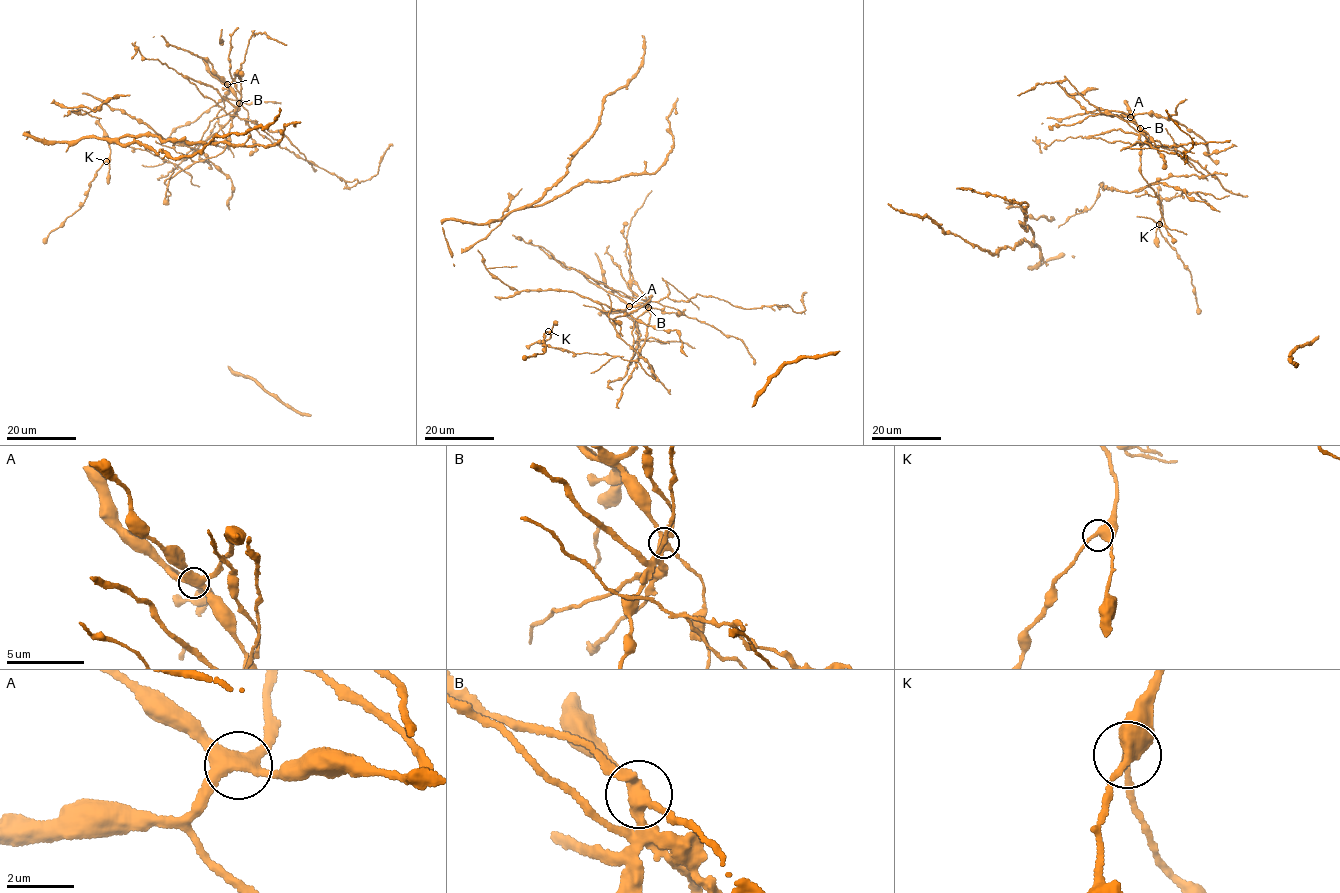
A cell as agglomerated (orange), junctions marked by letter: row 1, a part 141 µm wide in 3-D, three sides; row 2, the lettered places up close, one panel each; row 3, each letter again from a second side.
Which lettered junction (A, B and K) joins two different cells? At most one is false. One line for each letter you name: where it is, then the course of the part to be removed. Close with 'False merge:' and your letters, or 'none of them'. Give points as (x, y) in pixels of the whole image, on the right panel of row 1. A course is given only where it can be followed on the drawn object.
B: place (1140, 128); course (1140, 128), (1138, 134), (1115, 129), (1093, 136), (1135, 145), (1147, 141), (1182, 157), (1193, 143), (1166, 111)
False merge: B

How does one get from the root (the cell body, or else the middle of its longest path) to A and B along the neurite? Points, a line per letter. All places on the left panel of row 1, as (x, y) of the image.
A: (161, 137), (175, 141), (175, 150), (192, 161), (220, 154), (229, 144), (232, 115), (237, 105), (227, 84)
B: (161, 137), (175, 141), (175, 150), (192, 161), (216, 156), (229, 144), (232, 115), (239, 102)

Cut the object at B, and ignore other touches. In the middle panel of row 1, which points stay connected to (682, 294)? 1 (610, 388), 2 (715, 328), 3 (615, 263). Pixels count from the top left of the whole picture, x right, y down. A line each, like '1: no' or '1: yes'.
1: no
2: yes
3: yes

